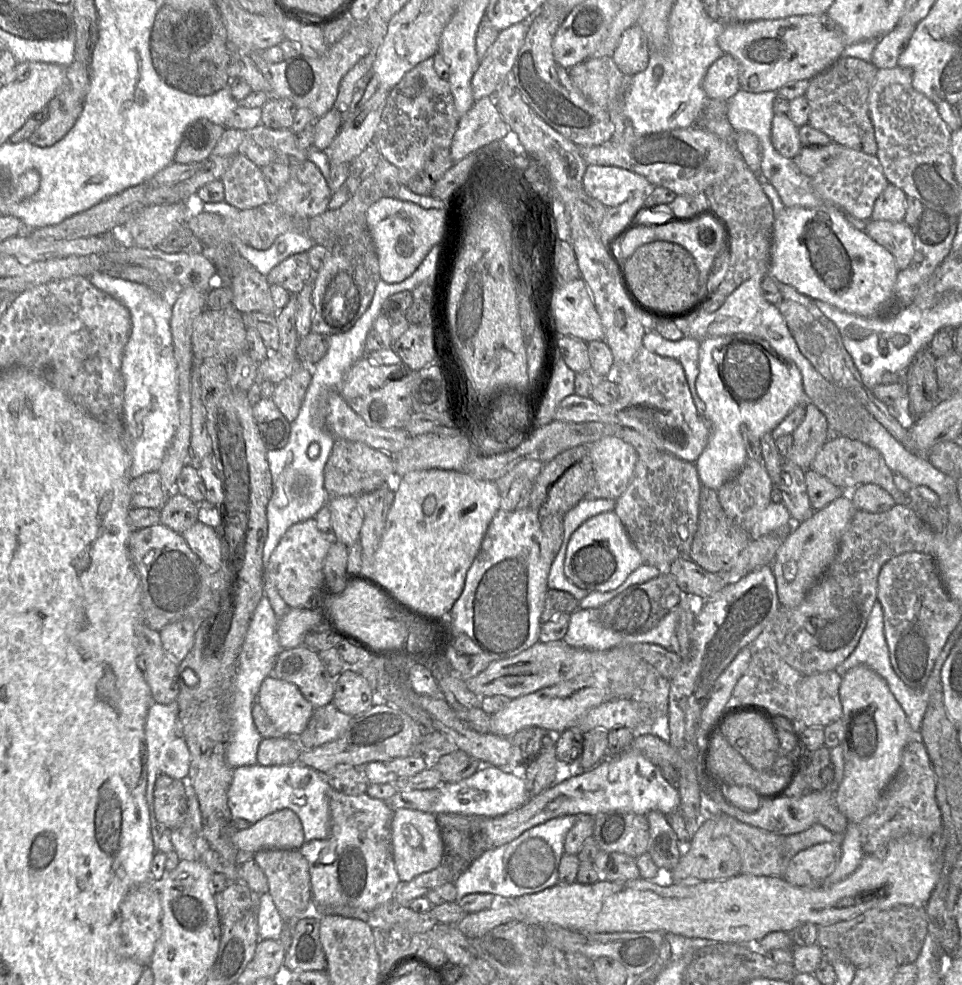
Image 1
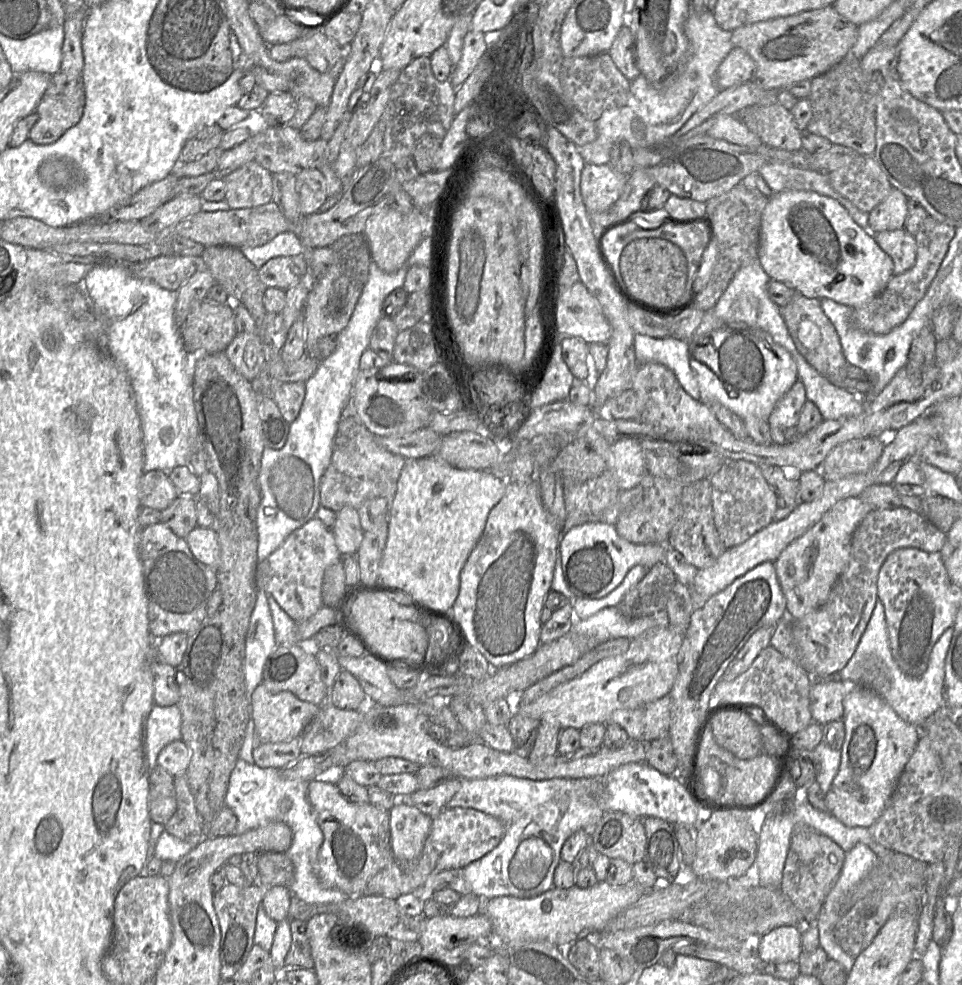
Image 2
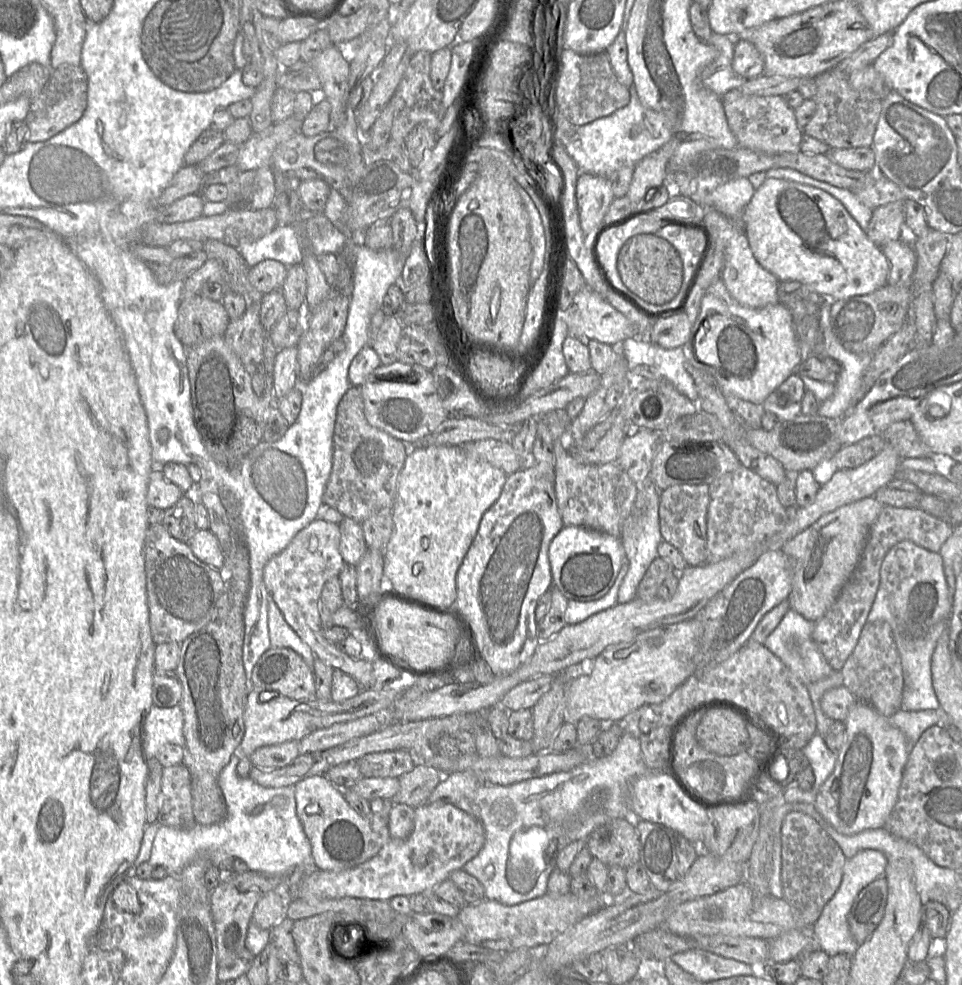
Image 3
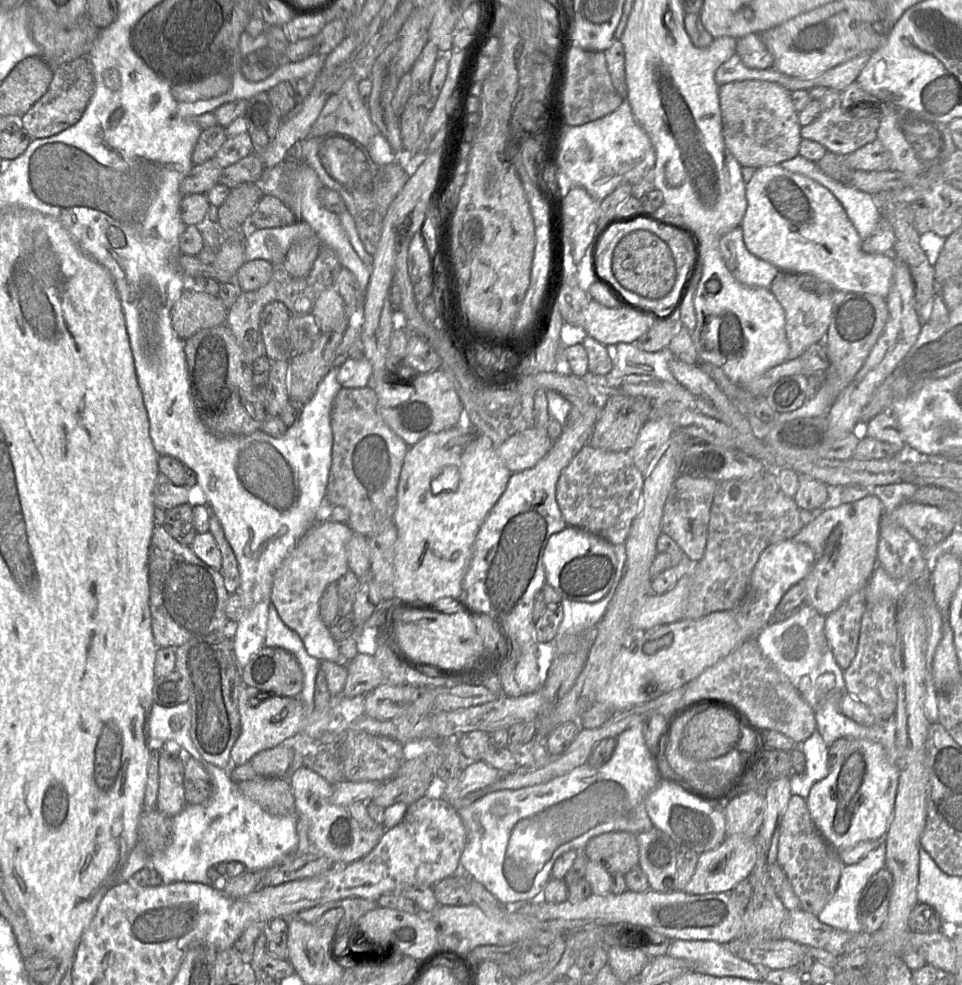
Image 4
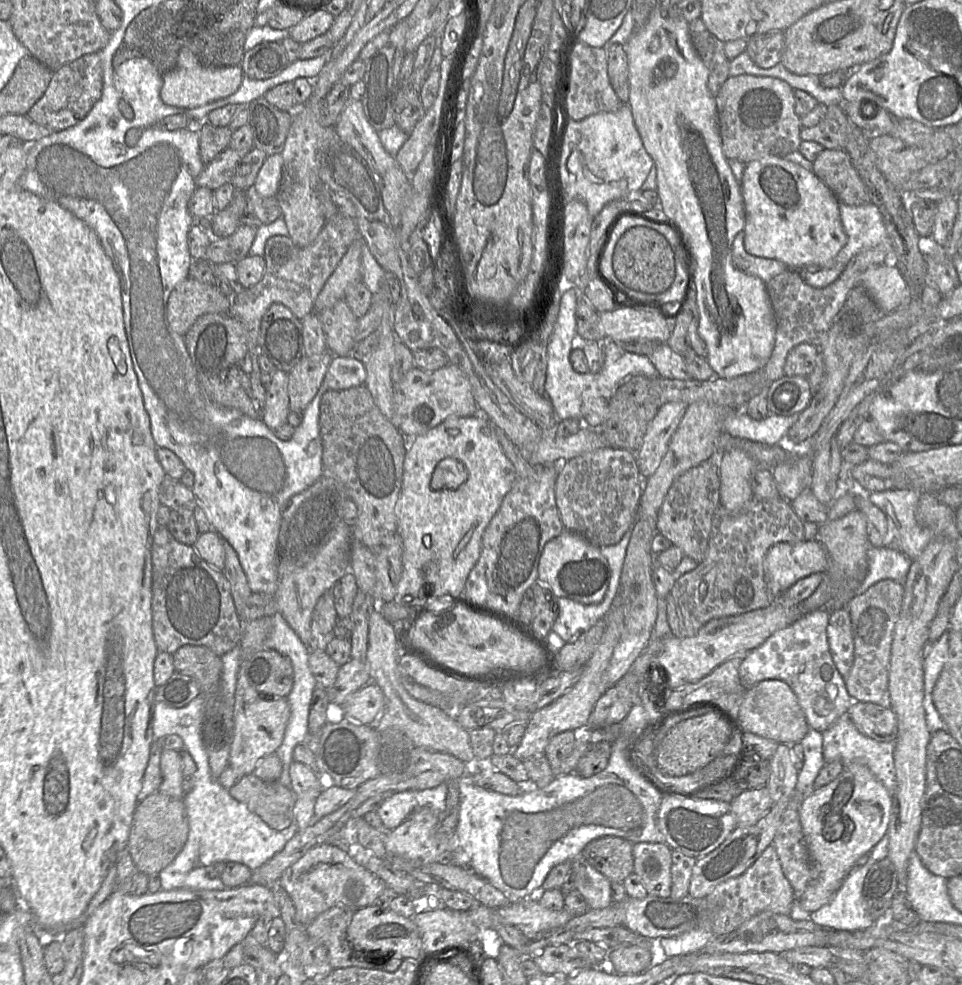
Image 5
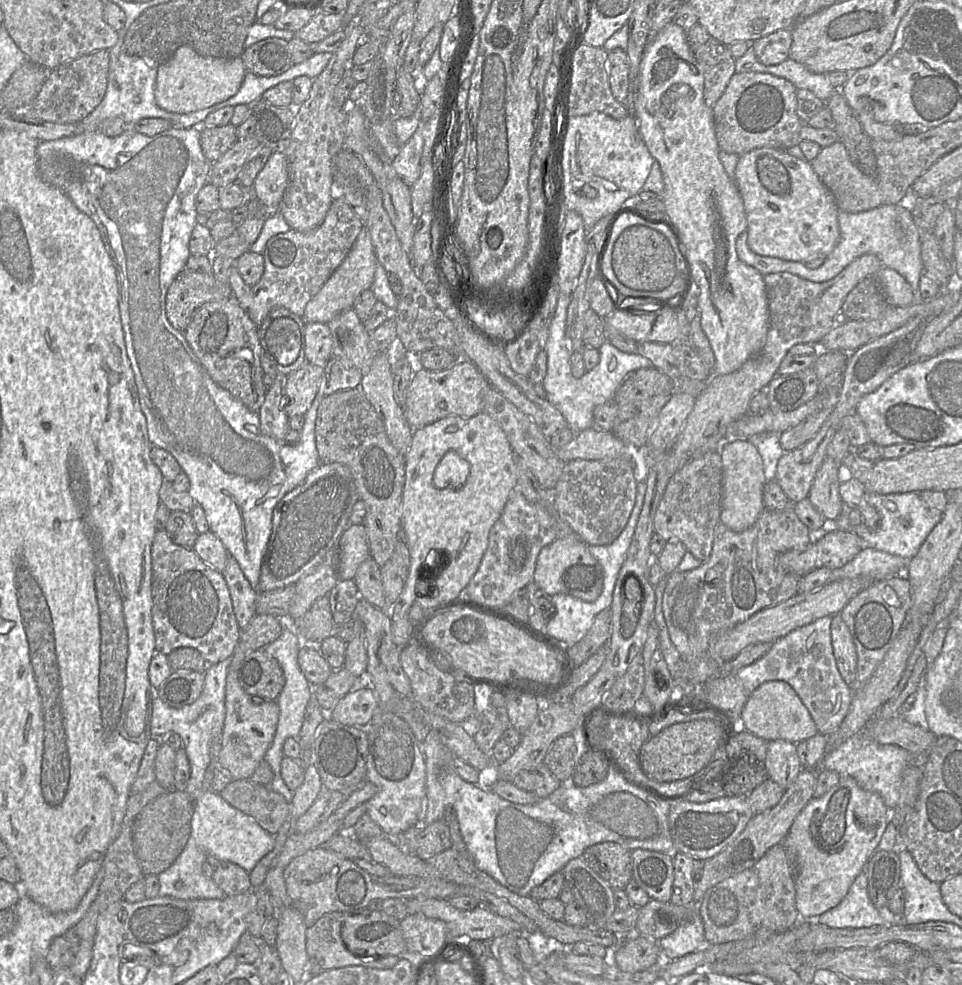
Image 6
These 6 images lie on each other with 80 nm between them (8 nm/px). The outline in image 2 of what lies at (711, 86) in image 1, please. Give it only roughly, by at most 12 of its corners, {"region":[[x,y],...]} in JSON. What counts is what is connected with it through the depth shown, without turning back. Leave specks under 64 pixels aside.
{"region":[[734,47],[719,65],[725,90],[754,79],[756,64]]}

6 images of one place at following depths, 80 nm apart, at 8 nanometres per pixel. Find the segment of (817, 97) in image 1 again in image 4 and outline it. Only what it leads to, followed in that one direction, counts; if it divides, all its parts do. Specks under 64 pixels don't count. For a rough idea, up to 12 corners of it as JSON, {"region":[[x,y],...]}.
{"region":[[841,92],[820,99],[802,139],[846,155],[877,139],[879,119],[854,119]]}

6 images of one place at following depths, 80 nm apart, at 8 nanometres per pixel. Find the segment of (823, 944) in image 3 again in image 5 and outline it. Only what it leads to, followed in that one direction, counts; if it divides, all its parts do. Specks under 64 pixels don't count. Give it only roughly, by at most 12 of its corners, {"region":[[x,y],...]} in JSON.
{"region":[[886,833],[835,897],[810,914],[823,927],[861,931],[878,922],[865,910],[864,880],[888,857]]}

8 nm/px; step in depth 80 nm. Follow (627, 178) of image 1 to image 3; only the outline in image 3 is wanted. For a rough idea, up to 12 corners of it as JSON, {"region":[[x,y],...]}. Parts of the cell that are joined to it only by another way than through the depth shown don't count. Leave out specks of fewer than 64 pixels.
{"region":[[581,173],[580,226],[591,237],[614,200],[611,181]]}

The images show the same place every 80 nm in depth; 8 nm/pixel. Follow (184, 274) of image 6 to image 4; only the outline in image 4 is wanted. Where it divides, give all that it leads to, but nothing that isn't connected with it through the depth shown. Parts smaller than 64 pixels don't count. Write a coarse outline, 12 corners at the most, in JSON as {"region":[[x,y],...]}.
{"region":[[189,285],[171,324],[184,341],[226,323],[218,296]]}

